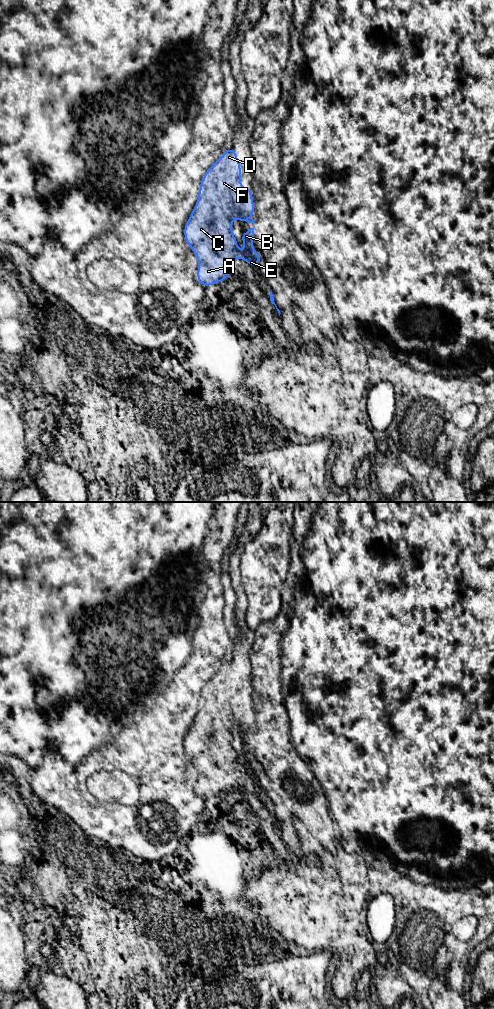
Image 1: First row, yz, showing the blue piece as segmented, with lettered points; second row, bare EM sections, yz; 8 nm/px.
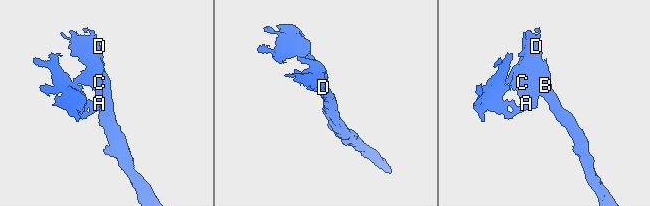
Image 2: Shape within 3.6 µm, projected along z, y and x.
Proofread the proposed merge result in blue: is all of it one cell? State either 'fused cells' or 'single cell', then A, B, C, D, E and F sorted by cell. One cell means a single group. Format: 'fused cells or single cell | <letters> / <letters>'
single cell | A B C D E F

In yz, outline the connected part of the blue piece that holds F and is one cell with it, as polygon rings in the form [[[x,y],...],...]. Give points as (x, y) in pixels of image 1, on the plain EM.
[[[231,659],[229,662],[226,661],[223,664],[223,667],[208,680],[202,689],[197,714],[187,735],[184,737],[185,753],[198,772],[199,778],[197,779],[196,792],[203,798],[208,799],[228,791],[233,784],[233,775],[236,770],[245,772],[246,775],[255,780],[258,774],[264,772],[261,765],[254,759],[254,740],[250,740],[246,745],[241,743],[244,762],[239,763],[237,761],[237,752],[232,745],[232,730],[236,729],[240,736],[243,733],[254,736],[255,731],[249,733],[246,731],[247,728],[250,730],[254,729],[254,712],[251,705],[251,698],[246,698],[243,702],[241,701],[241,677],[234,660]]]

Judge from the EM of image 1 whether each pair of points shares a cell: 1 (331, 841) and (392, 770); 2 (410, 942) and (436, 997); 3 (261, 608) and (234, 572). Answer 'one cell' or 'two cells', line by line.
1: one cell
2: two cells
3: two cells

